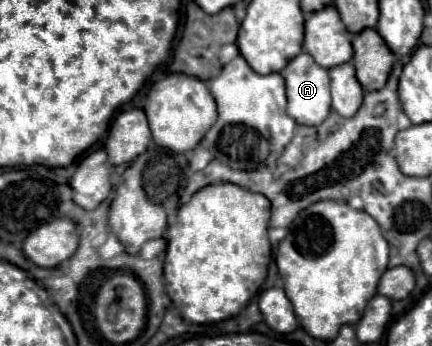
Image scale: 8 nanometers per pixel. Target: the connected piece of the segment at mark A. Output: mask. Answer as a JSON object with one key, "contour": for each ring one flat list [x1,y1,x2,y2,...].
{"contour":[[307,52,297,54,283,70,281,76,285,78,287,84,287,114,297,122,305,126,317,126,321,124,329,110,331,110,331,100,329,100,329,74,325,68,321,68]]}

